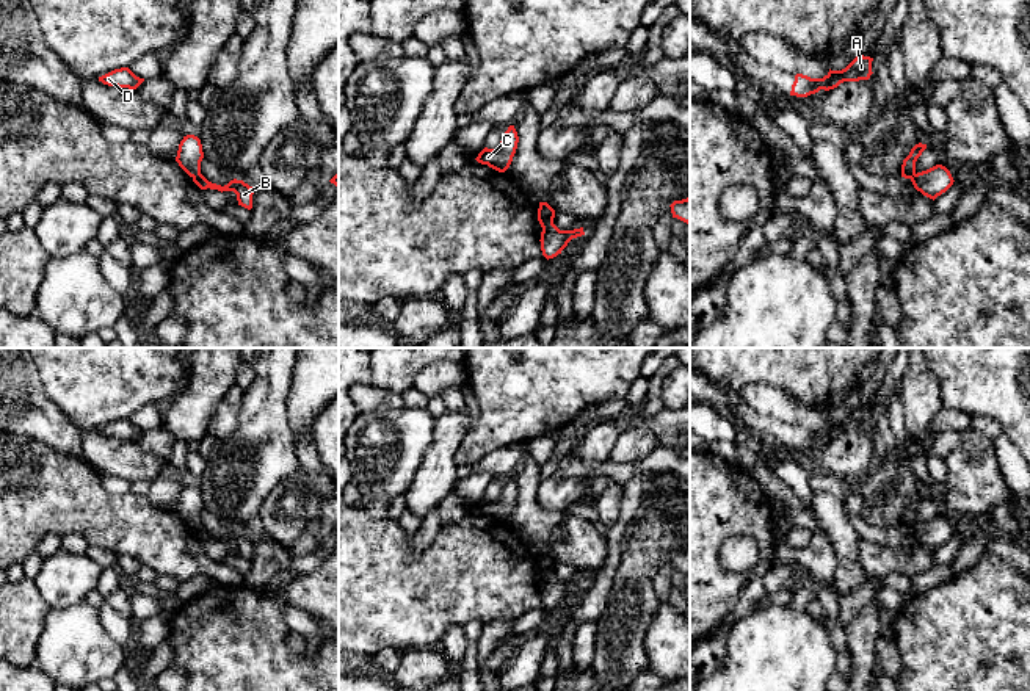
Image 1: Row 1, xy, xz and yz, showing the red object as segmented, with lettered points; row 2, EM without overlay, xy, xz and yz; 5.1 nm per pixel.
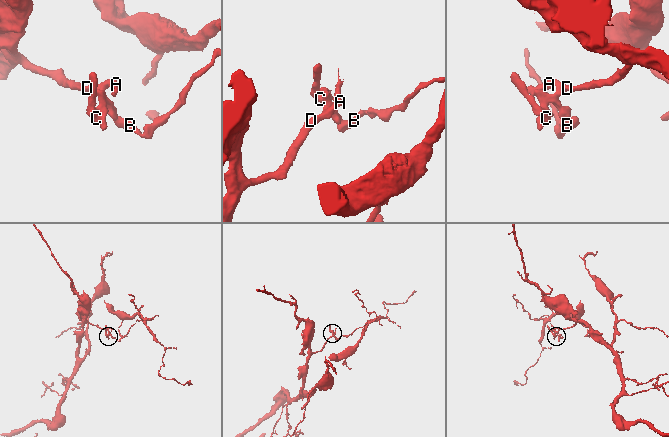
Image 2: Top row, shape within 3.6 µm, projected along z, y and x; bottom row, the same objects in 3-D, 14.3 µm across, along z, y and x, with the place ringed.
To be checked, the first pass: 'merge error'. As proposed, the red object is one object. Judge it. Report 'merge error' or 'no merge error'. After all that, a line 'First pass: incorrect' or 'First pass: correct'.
merge error
First pass: correct

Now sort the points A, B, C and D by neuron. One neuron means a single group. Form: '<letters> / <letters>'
A C D / B

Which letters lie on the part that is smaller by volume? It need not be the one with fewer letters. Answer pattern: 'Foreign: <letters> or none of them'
Foreign: B

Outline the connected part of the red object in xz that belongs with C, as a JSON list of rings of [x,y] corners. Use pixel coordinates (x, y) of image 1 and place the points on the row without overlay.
[[[510,476],[500,492],[500,497],[497,500],[484,498],[475,511],[481,516],[488,516],[489,519],[499,523],[505,523],[513,512],[517,494],[519,494],[517,483],[514,476]]]

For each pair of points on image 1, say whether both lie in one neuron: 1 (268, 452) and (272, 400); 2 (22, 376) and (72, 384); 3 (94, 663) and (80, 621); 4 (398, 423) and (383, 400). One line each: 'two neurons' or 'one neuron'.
1: one neuron
2: two neurons
3: one neuron
4: two neurons

